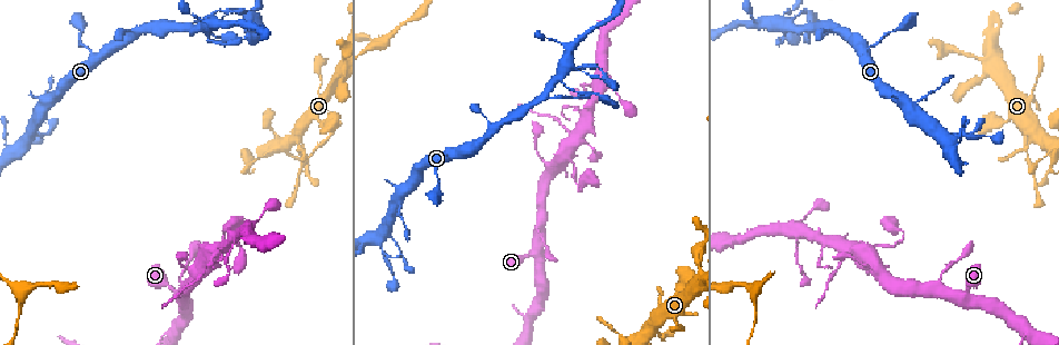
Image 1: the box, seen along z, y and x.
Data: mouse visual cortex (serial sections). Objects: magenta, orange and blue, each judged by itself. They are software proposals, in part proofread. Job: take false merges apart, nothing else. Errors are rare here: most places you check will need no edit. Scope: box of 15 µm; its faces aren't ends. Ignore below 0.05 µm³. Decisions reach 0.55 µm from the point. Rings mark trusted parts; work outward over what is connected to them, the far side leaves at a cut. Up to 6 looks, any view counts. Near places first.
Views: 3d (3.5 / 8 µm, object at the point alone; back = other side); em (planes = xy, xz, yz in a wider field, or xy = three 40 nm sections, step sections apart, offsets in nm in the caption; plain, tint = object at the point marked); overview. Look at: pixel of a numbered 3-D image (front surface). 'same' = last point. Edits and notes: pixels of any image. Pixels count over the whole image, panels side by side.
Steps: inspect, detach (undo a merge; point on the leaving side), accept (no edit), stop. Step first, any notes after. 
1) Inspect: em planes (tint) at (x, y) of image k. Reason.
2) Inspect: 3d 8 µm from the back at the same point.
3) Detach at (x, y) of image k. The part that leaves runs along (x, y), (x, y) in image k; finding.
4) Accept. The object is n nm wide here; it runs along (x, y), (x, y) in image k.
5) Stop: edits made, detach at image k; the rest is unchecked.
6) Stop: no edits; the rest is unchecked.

Inspect: 3d 3.5 µm at (1030, 159) of image 1. A narrow waist.

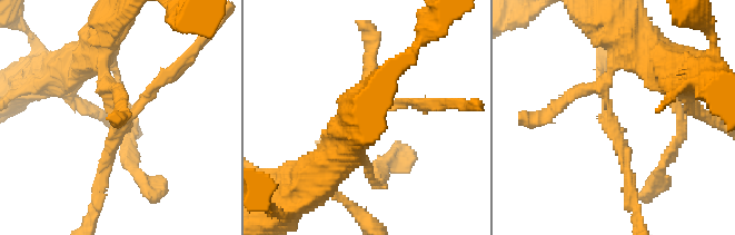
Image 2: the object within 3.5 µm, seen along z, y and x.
Inspect: em xy step 3 (tint) at (612, 120) of image 2. Shape alone is not enough.

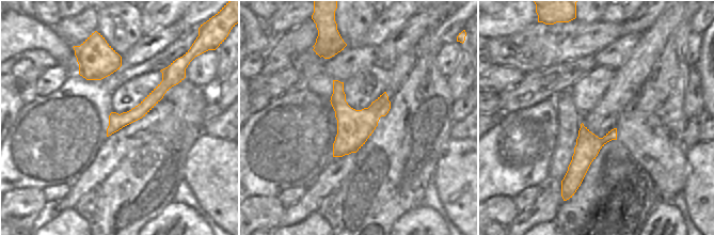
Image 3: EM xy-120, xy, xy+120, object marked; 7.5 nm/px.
Detach at (109, 155) of image 2. The object is 260 nm wide here; the part that leaves runs along (115, 129), (90, 218) in image 2; two cells meet here.

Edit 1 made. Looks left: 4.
Inspect: 3d 3.5 µm at (849, 247) of image 1. Arms part here.

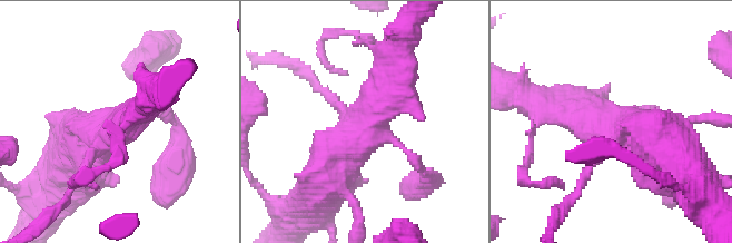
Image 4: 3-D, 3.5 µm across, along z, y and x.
Inspect: em xy step 3 (tint) at (370, 127) of image 4. 4 arms meet here; the arms are 150, 150, 400, 700 nm wide.

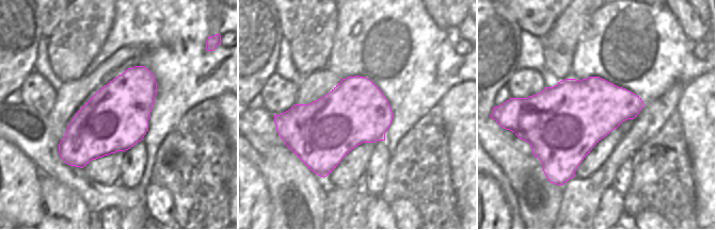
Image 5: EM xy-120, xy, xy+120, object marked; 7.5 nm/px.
Detach at (583, 177) of image 4. A border runs along (60, 152), (78, 166) in image 5; a second cell is stuck on.

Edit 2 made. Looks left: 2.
Stop: edits made, detach at image 2, detach at image 4; the rest is unchecked.

